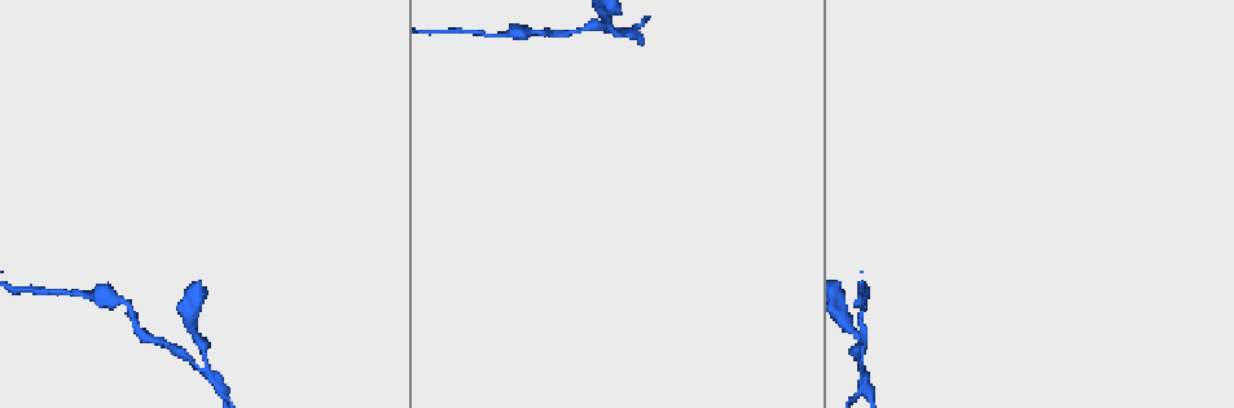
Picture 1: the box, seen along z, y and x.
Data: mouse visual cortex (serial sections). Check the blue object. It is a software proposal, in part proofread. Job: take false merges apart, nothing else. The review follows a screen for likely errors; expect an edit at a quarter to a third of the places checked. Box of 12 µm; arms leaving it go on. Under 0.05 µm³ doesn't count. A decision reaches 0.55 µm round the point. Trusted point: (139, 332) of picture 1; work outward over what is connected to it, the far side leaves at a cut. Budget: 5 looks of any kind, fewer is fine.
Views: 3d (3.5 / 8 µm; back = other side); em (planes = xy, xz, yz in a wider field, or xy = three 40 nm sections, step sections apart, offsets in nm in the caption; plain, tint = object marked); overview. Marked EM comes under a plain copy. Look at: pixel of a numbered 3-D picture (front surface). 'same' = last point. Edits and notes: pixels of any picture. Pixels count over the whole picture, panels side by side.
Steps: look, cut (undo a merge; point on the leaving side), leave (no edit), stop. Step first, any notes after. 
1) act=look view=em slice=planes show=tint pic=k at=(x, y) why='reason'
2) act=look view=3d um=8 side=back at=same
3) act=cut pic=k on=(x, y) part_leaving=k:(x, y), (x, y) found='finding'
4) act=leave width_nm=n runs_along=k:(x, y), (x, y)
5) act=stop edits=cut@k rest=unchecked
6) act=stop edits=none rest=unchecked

act=look view=3d um=3.5 pic=1 at=(205, 371) why='four-way junction'

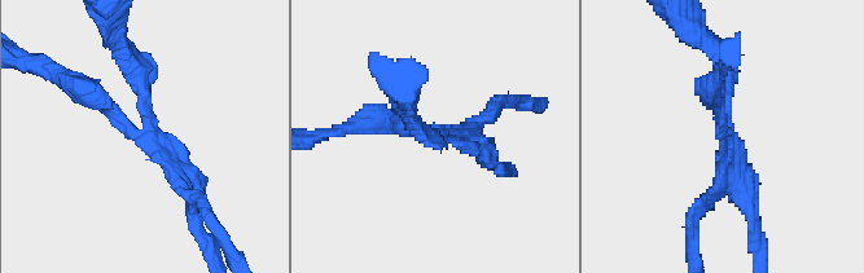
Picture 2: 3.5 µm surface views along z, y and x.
act=look view=em slice=xy step=5 show=tint pic=2 at=(721, 134)

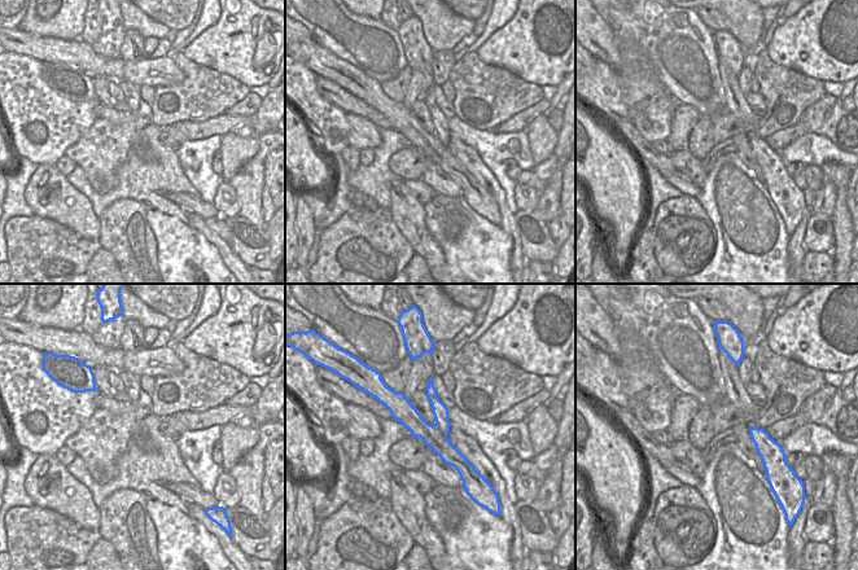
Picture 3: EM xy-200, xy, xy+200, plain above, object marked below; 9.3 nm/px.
act=leave runs_along=2:(74, 84), (141, 136), (150, 117), (130, 61) found='continuous, no second cell'

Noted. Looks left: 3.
act=look view=em slice=xy step=2 show=tint pic=1 at=(500, 37) why='thick turns thin'

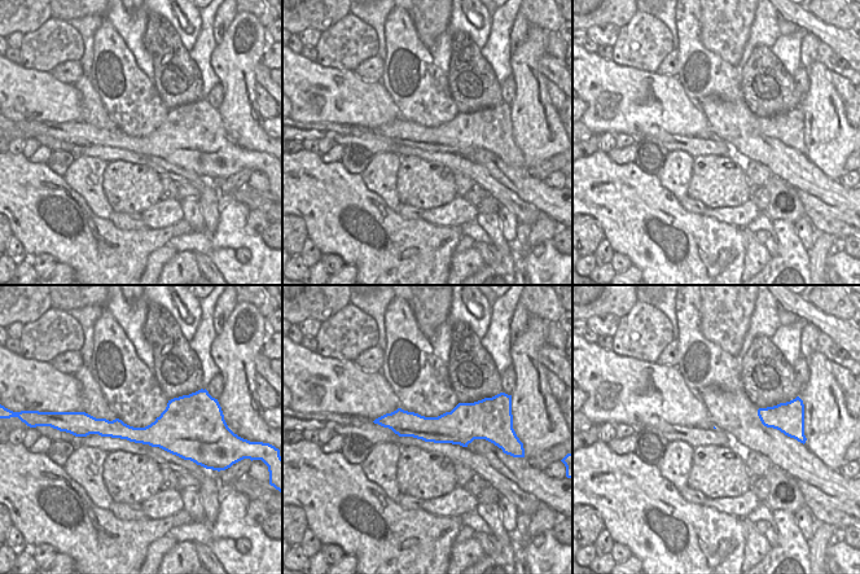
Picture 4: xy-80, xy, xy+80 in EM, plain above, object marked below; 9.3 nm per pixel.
act=look view=3d um=3.5 at=same

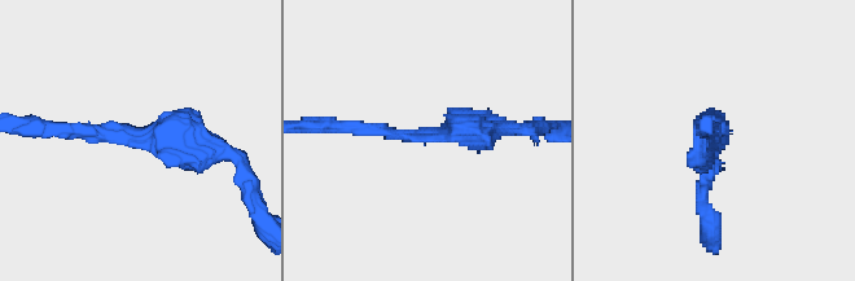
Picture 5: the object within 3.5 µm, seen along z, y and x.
act=leave arm_widths_nm=150,300 runs_along=4:(82, 426), (132, 434), (193, 434) found='one cell here'

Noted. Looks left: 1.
act=stop edits=none rest=unchecked

